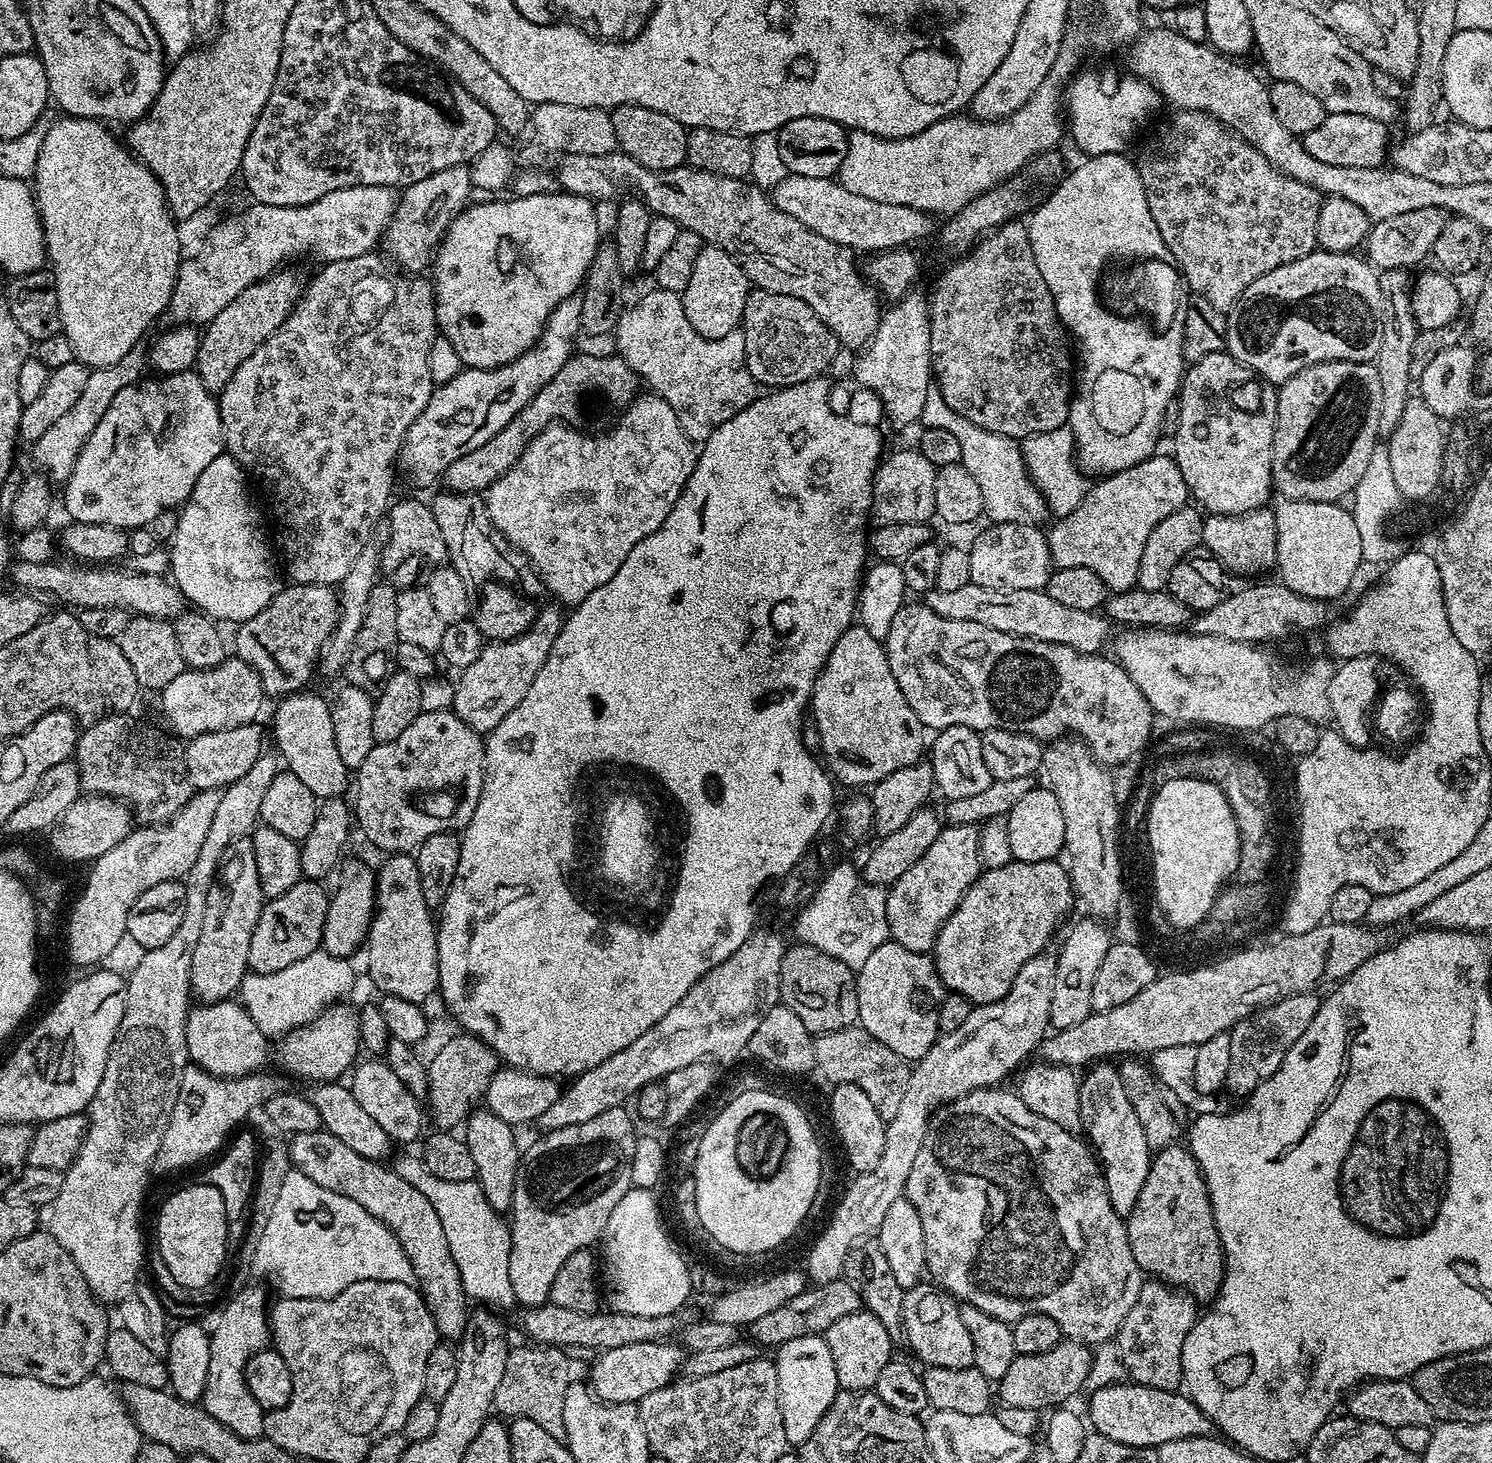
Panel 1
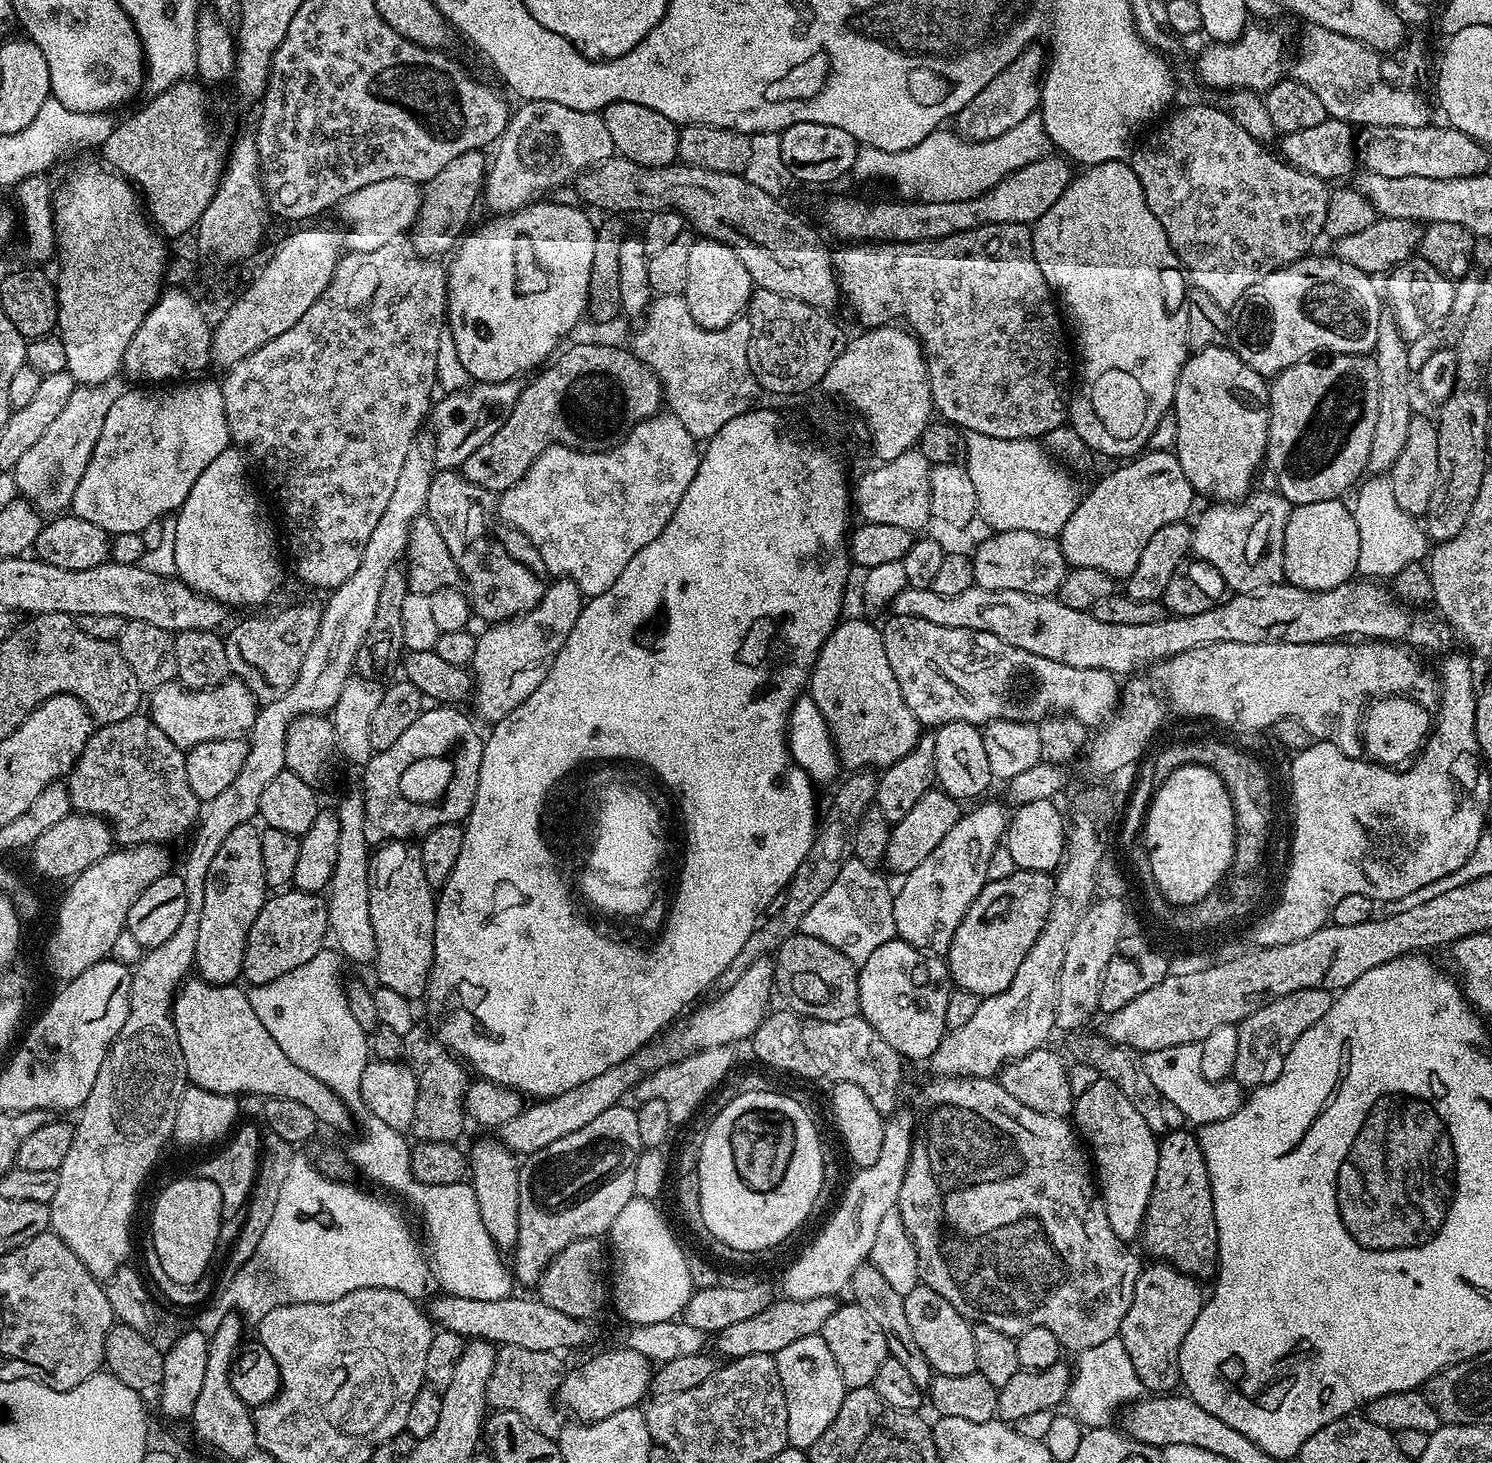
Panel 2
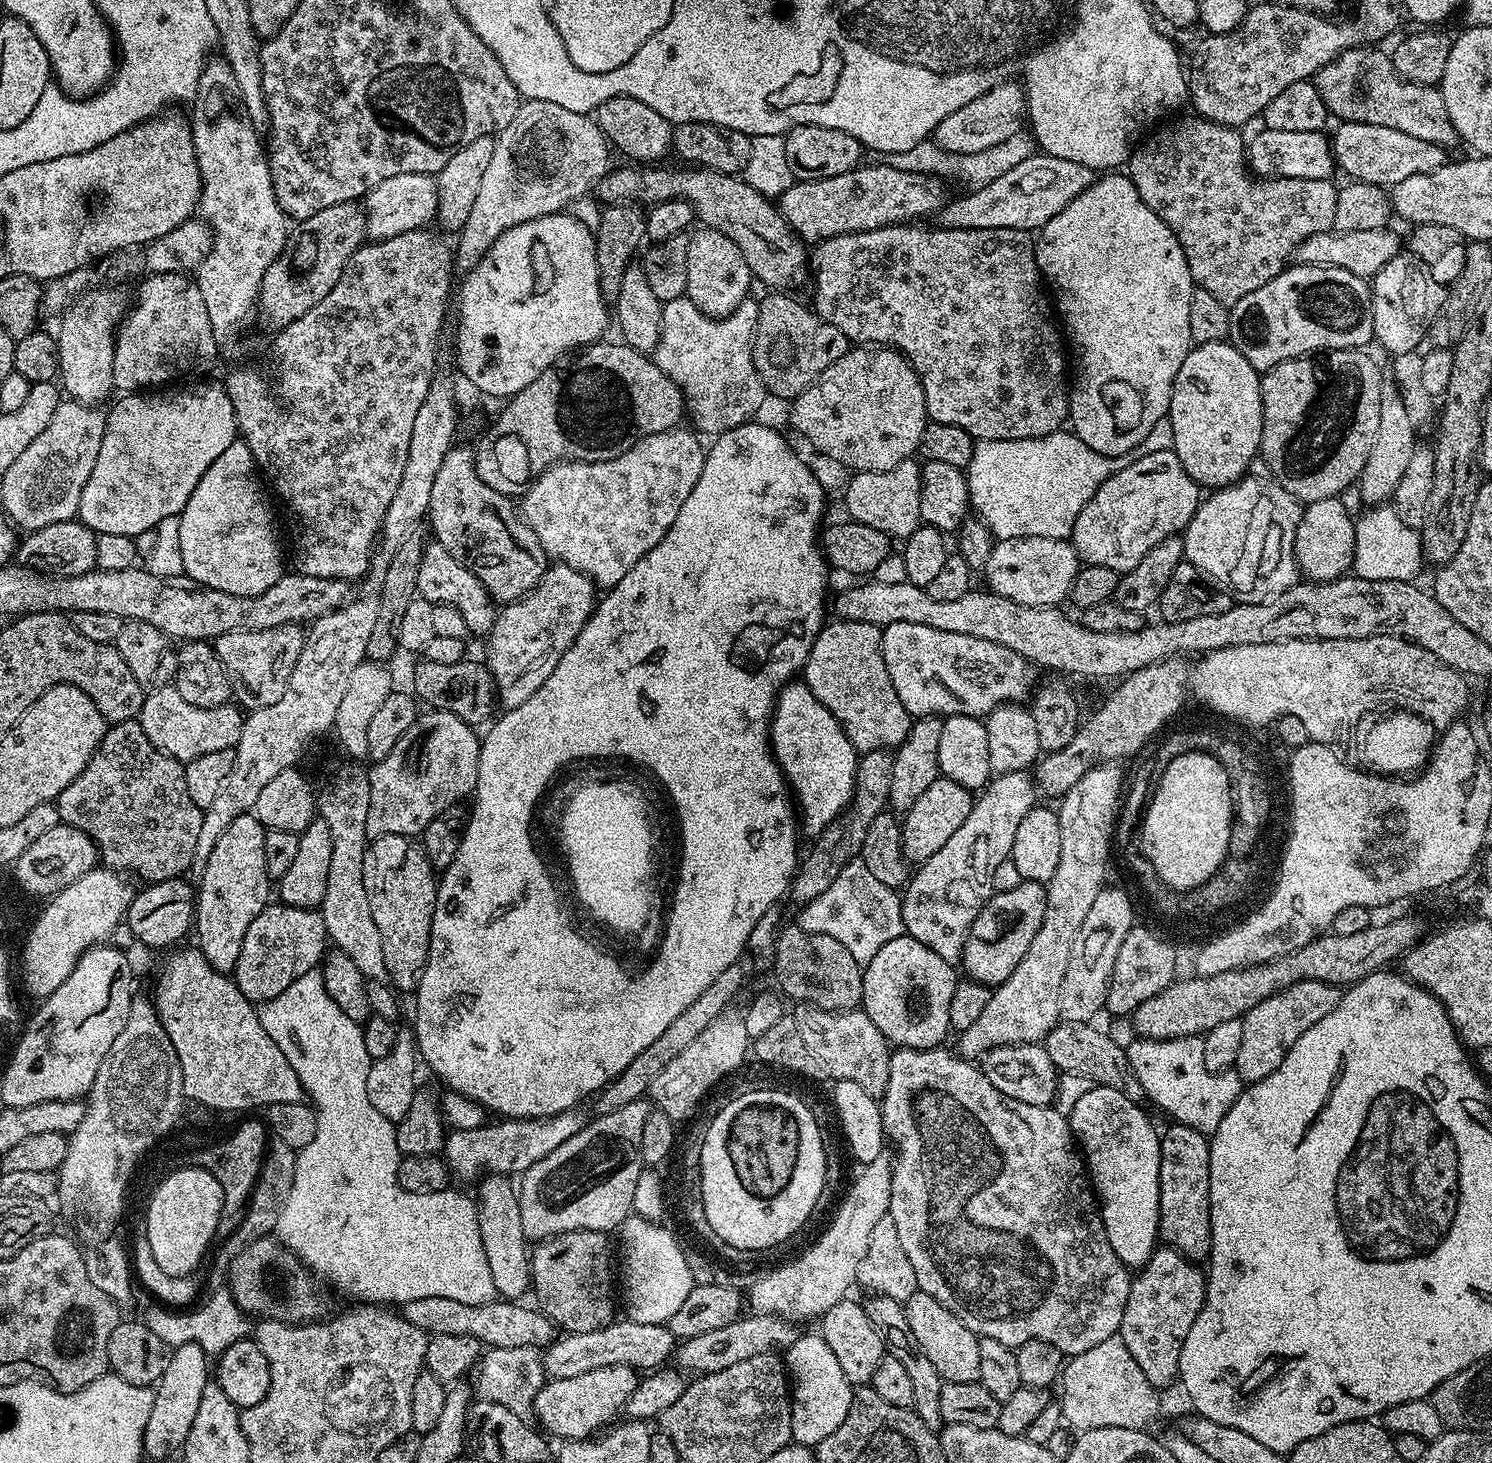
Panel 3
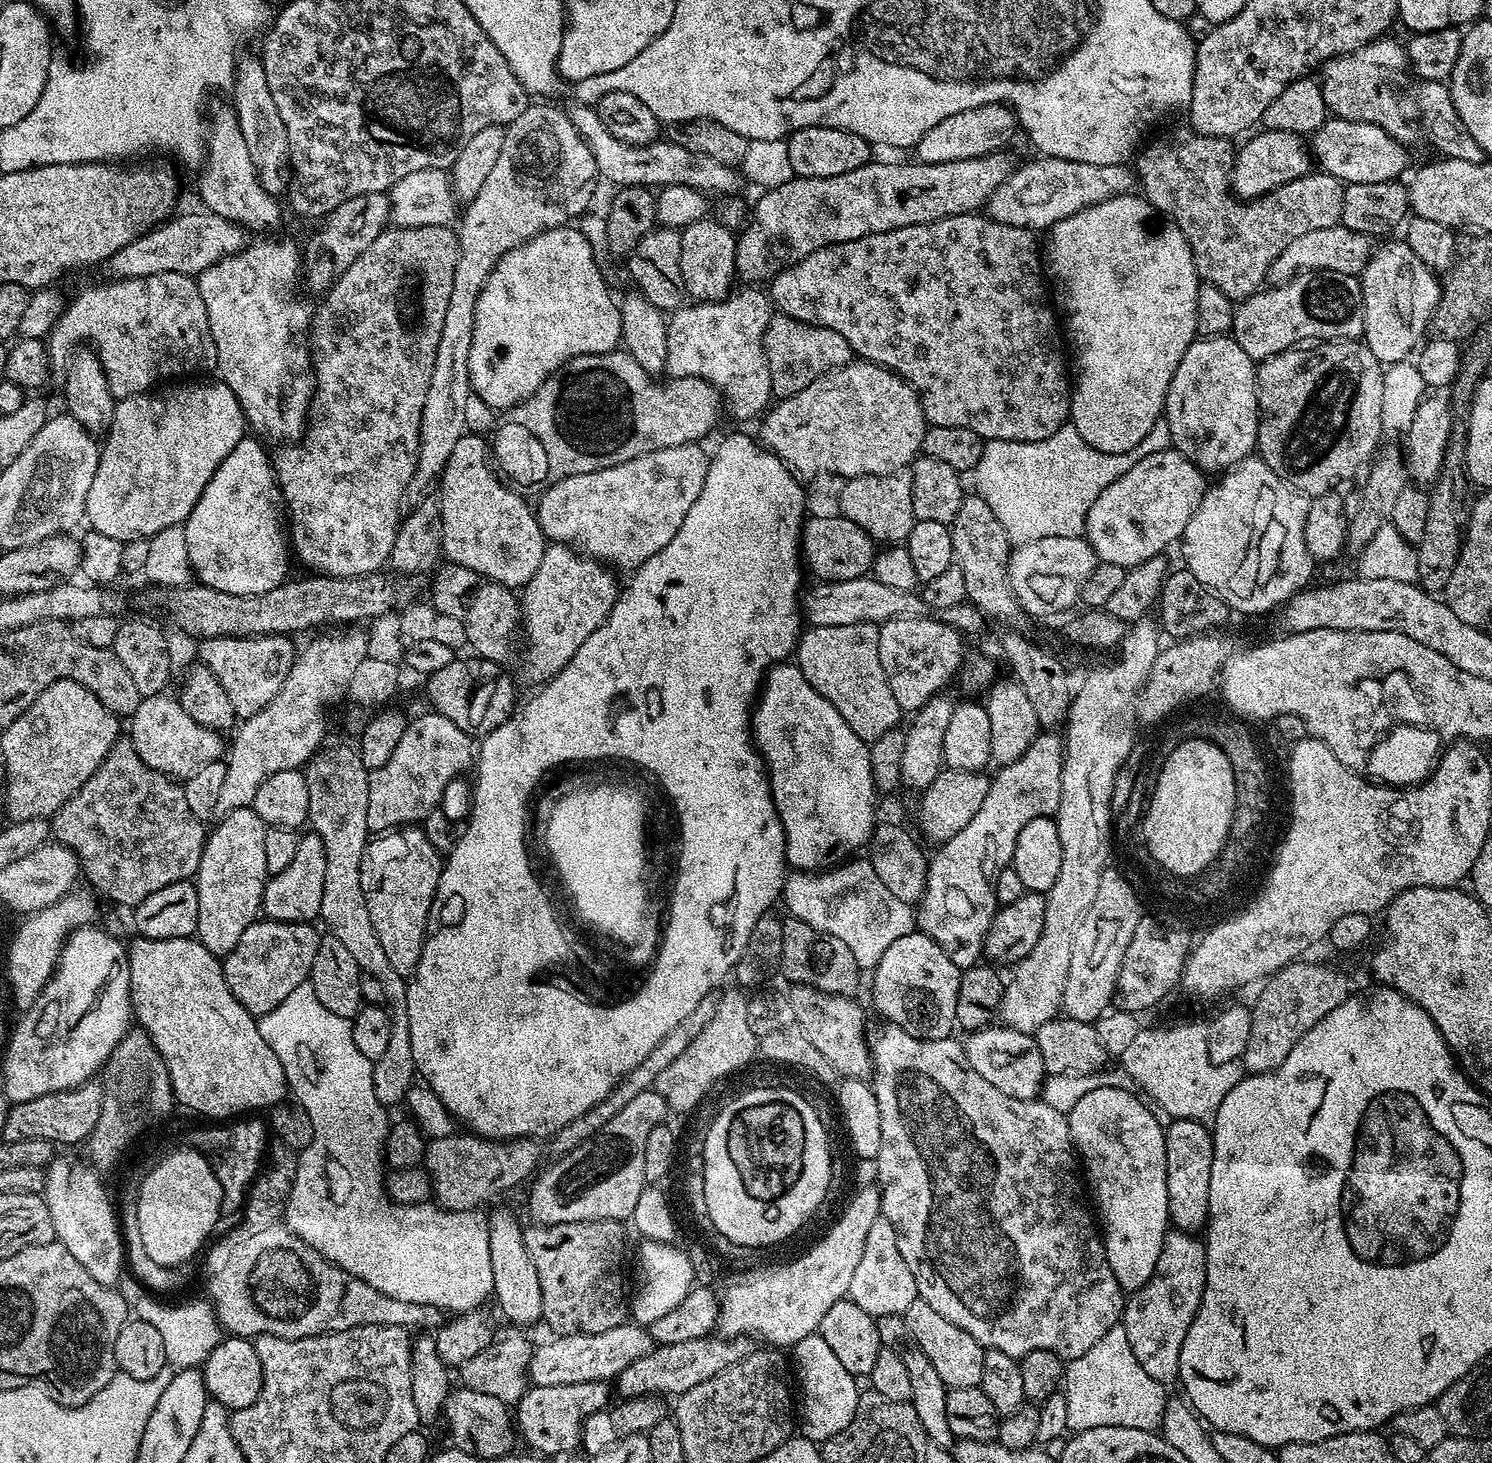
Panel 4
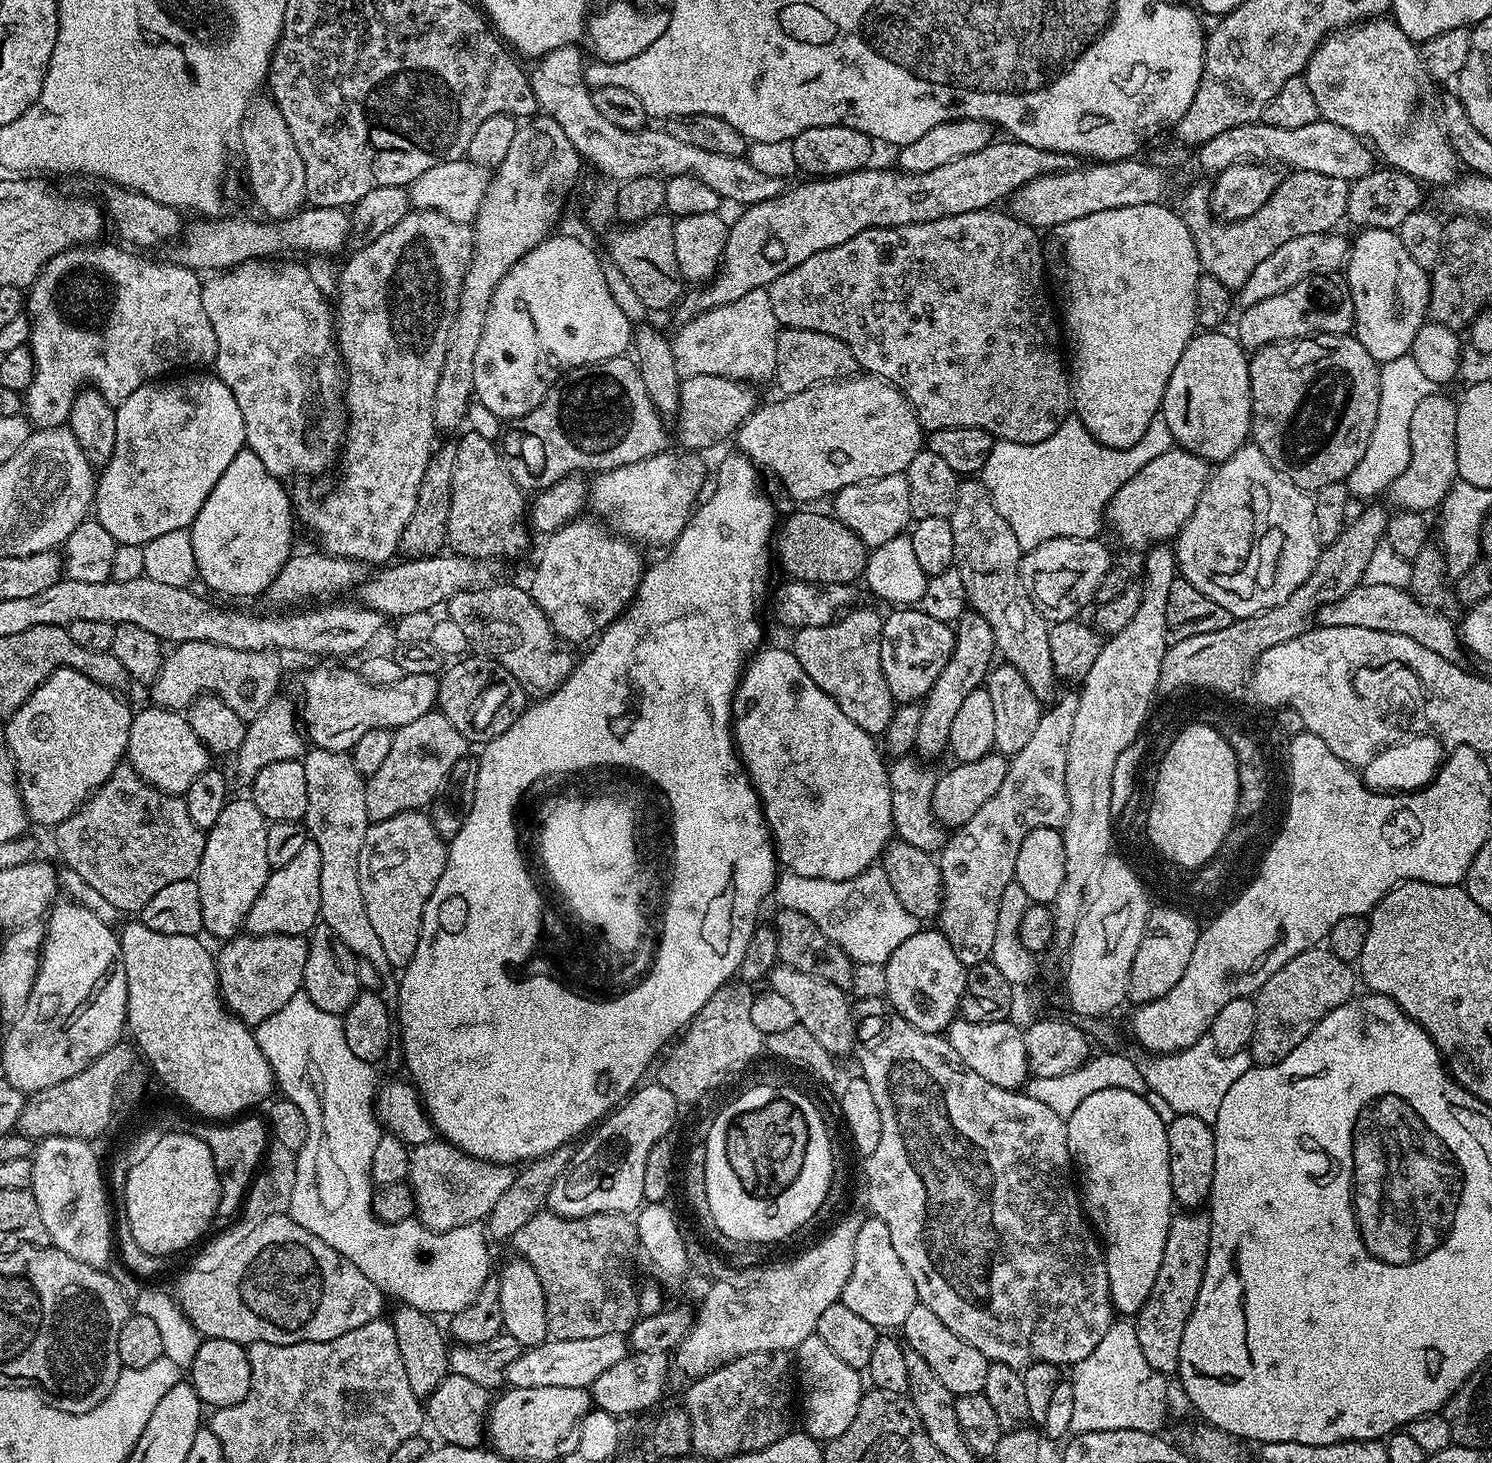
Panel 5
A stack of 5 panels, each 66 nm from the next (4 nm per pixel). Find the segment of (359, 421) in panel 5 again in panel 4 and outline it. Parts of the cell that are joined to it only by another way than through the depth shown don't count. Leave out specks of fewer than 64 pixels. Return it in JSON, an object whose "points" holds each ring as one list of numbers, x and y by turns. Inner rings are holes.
{"points":[[414,226,413,228,397,228,389,227,380,237,370,246,370,250,366,250,366,254,362,254,358,258,358,262,354,262,354,266,350,266,350,270,346,270,346,274,342,274,342,278,338,278,336,283,328,289,323,297,324,305,315,309,312,322,310,325,310,337,312,336,311,351,314,353,314,379,316,381,316,391,312,397,312,406,310,409,310,423,307,425,306,431,299,442,291,443,289,446,280,446,277,452,271,457,272,469,276,471,276,480,280,483,280,492,284,495,284,507,286,509,287,519,290,521,290,548,296,556,305,564,306,569,316,574,325,576,361,576,362,574,370,574,371,572,381,571,388,564,390,554,394,550,394,538,396,530,400,526,402,519,402,511,400,512,400,503,403,505,406,500,406,493,410,486,410,478,414,478,414,470,416,463,420,457,420,427,422,426,422,406,426,406,426,390,430,390,430,376,434,374,434,356,438,354,438,340,442,338,442,326,445,325,446,306,450,306,450,290,454,290,454,266,458,266,458,254,460,253,459,235,451,227,448,226]]}

